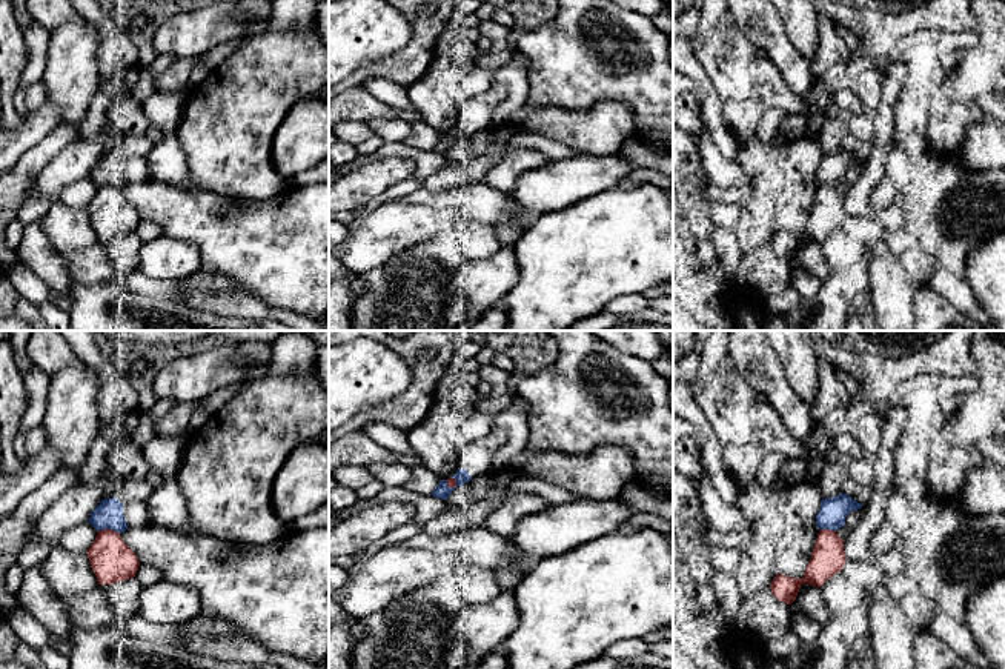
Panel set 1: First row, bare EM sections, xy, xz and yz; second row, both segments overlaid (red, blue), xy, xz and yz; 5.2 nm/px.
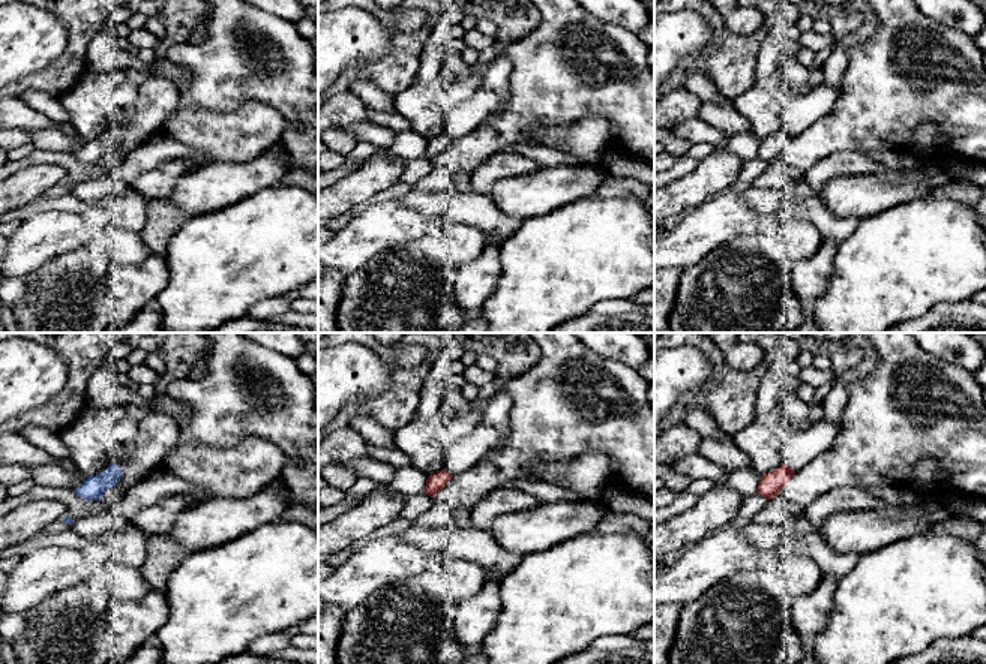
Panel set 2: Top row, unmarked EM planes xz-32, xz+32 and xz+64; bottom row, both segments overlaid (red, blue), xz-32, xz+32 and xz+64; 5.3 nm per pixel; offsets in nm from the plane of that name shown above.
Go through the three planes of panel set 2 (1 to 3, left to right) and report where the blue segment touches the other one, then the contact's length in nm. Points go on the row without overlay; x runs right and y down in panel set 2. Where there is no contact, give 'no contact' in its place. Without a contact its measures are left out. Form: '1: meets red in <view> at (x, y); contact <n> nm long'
1: no contact
2: no contact
3: no contact

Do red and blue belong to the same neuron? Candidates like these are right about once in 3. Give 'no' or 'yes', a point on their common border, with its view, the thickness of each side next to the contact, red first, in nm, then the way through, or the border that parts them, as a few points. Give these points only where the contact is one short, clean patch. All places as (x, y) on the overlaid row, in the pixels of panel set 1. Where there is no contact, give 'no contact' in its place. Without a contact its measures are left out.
no; contact xy (109, 529); calibres 220 and 150 nm

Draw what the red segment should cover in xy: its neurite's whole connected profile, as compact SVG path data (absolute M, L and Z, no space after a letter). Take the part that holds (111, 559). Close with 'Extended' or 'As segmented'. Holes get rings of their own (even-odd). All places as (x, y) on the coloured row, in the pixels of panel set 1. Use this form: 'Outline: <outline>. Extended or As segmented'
Outline: M112 529L98 531L86 554L98 584L134 578L140 566L135 552Z. As segmented

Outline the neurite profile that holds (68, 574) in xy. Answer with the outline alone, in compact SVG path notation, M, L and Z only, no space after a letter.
M55 544L38 566L51 589L63 598L78 597L98 587L86 552L72 554Z

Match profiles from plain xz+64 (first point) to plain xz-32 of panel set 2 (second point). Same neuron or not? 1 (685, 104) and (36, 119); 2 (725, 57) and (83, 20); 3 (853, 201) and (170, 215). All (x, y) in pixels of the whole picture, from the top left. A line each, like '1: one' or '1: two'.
1: one
2: one
3: two

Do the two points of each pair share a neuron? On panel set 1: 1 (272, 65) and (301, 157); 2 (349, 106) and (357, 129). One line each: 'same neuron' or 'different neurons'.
1: different neurons
2: different neurons

